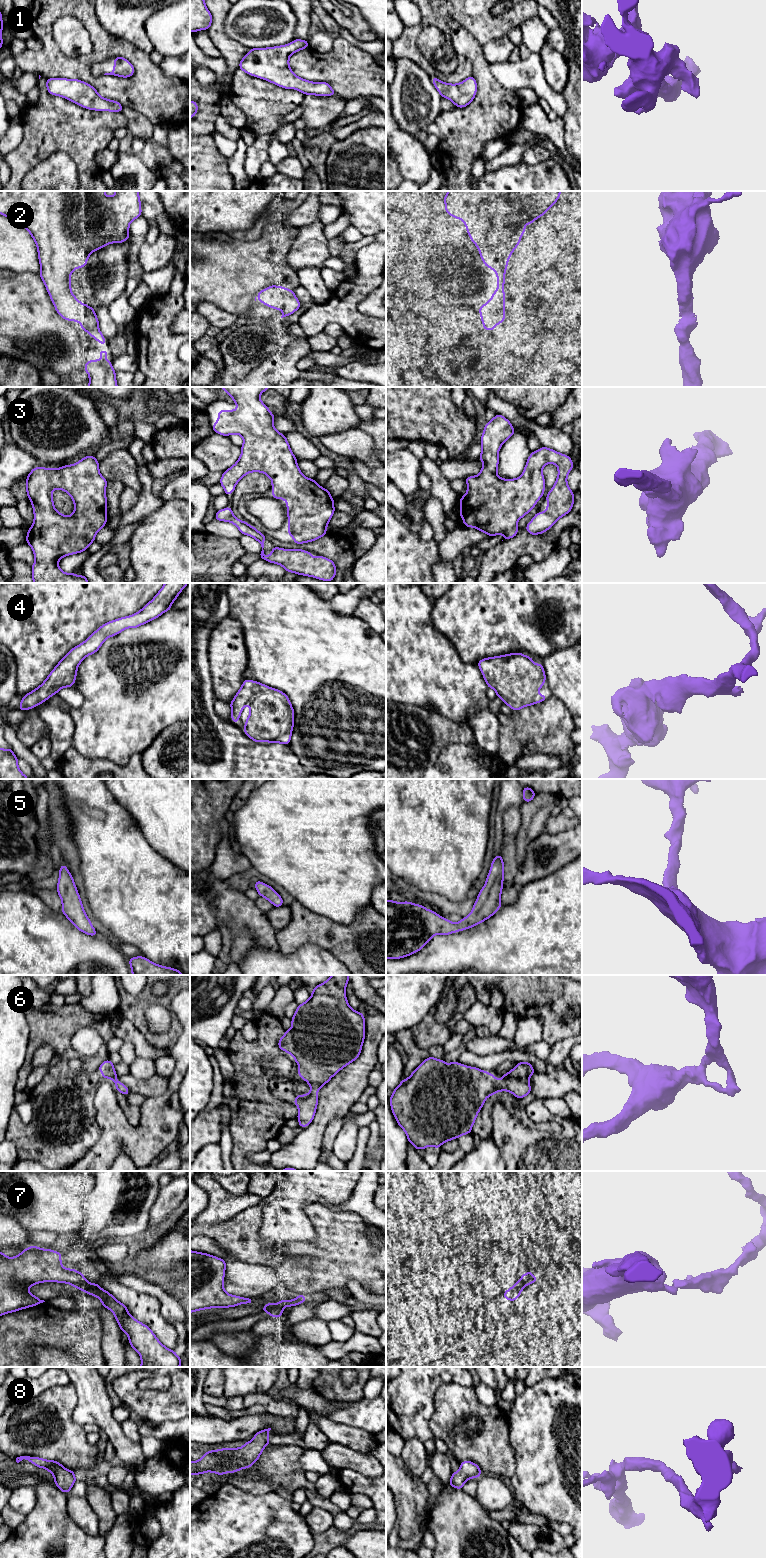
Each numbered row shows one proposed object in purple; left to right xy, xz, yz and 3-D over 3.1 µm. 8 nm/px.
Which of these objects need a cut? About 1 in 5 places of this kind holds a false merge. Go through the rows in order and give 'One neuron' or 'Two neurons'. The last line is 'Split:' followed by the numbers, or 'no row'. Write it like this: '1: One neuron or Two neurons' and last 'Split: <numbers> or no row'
1: One neuron
2: One neuron
3: One neuron
4: One neuron
5: One neuron
6: One neuron
7: Two neurons
8: One neuron
Split: 7

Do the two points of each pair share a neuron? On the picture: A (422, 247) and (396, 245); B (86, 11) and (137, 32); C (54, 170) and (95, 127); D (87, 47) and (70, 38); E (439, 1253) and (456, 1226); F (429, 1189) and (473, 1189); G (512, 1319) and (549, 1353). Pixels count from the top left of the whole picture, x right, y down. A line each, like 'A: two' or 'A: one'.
A: two
B: two
C: two
D: one
E: two
F: two
G: two

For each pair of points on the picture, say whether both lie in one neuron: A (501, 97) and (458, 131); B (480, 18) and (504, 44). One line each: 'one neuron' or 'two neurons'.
A: one neuron
B: two neurons

